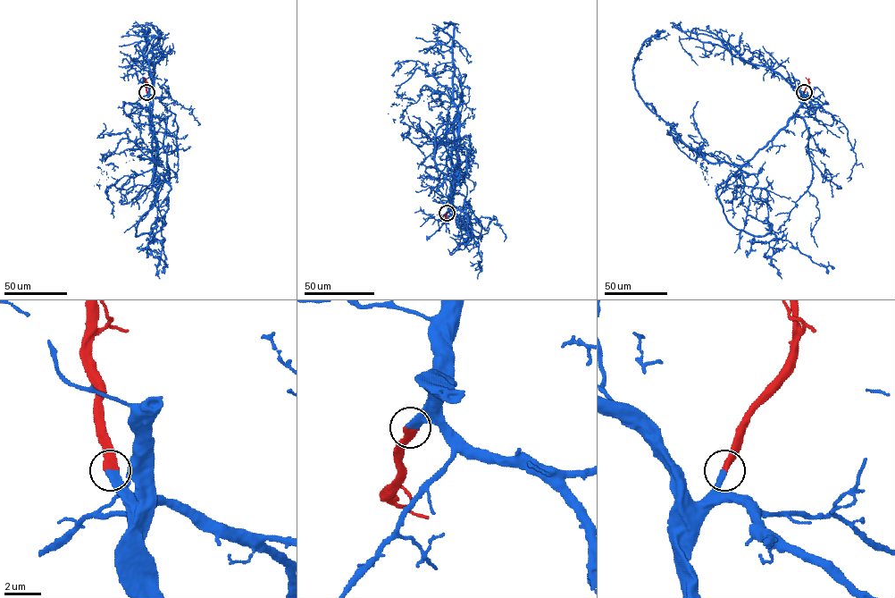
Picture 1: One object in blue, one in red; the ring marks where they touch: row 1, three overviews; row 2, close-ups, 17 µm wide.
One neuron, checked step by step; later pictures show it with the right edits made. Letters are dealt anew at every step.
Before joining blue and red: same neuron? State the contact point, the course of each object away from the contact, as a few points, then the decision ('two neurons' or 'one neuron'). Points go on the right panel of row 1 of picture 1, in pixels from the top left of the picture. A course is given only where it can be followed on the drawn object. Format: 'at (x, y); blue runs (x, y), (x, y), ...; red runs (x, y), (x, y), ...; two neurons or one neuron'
at (804, 92); blue runs (804, 92), (788, 124), (748, 162), (711, 163), (635, 88), (633, 65), (640, 46), (658, 37); red runs (804, 92), (808, 83), (806, 78); one neuron

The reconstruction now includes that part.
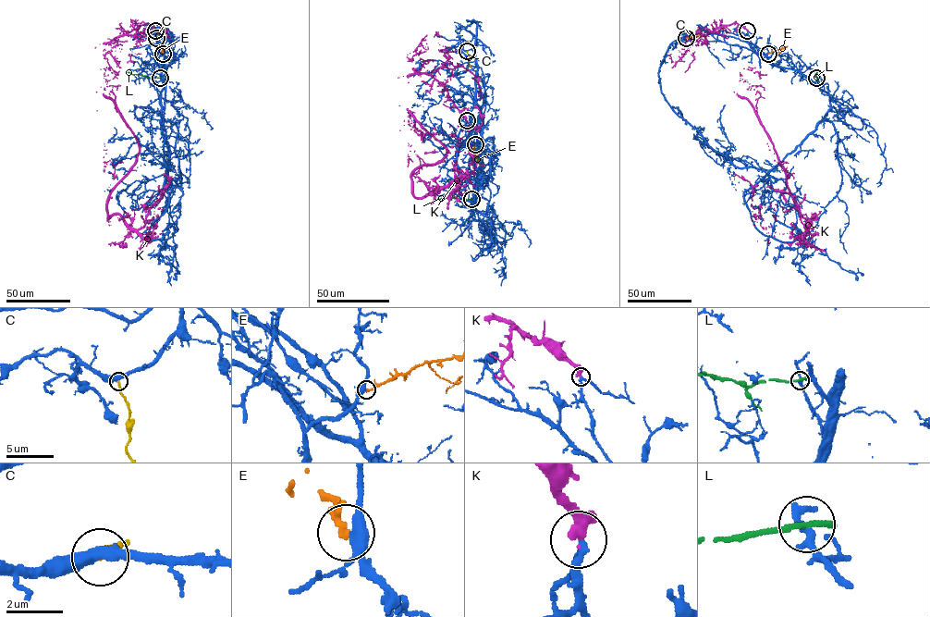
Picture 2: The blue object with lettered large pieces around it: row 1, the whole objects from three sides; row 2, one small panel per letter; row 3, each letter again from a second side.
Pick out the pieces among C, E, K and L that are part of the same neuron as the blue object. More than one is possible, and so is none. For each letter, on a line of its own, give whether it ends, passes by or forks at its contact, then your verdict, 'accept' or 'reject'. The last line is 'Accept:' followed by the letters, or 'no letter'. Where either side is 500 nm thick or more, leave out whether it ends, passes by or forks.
C: it ends | reject
E: it ends | accept
K: it ends | reject
L: it ends | reject
Accept: E

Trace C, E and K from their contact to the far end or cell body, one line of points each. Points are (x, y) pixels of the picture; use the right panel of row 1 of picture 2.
C: (686, 38), (700, 36)
E: (768, 54), (786, 46)
K: (747, 30), (723, 25), (705, 41), (755, 86), (794, 203), (815, 215), (807, 231), (766, 233), (734, 174)

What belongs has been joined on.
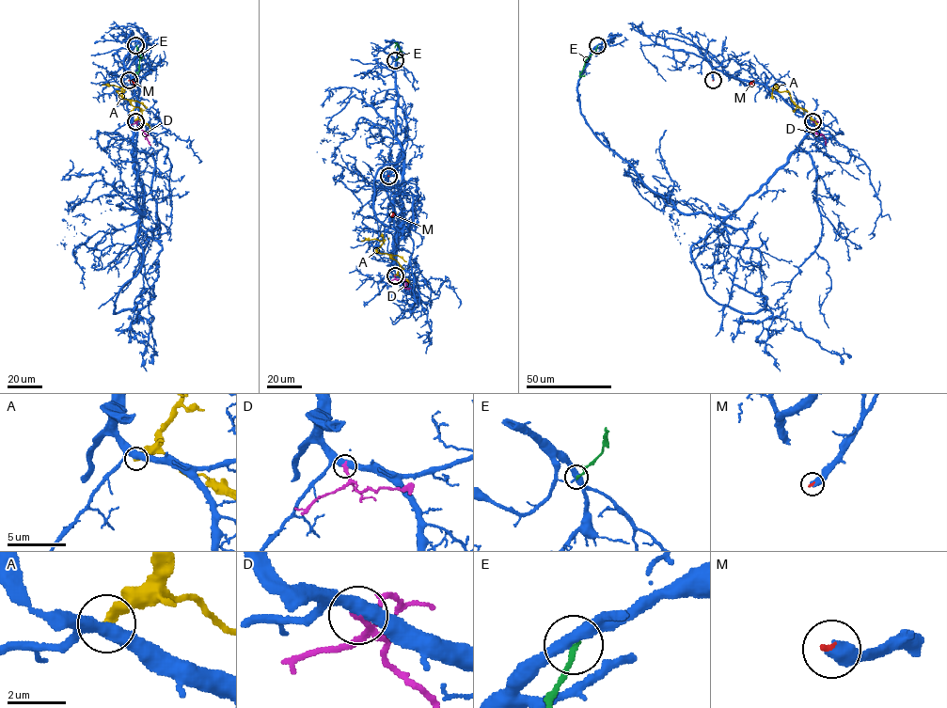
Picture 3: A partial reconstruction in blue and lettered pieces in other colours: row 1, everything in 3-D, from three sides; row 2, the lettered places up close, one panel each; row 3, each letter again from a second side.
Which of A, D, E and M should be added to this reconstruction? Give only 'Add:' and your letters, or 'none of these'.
Add: none of these

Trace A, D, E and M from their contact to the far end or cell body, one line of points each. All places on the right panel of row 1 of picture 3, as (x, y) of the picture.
A: (812, 120), (809, 113), (796, 106), (789, 92), (777, 89), (778, 85)
D: (812, 121), (816, 124), (816, 132), (824, 135), (825, 145)
E: (597, 45), (585, 60), (579, 73), (584, 75)
M: (713, 80), (749, 83), (753, 80)

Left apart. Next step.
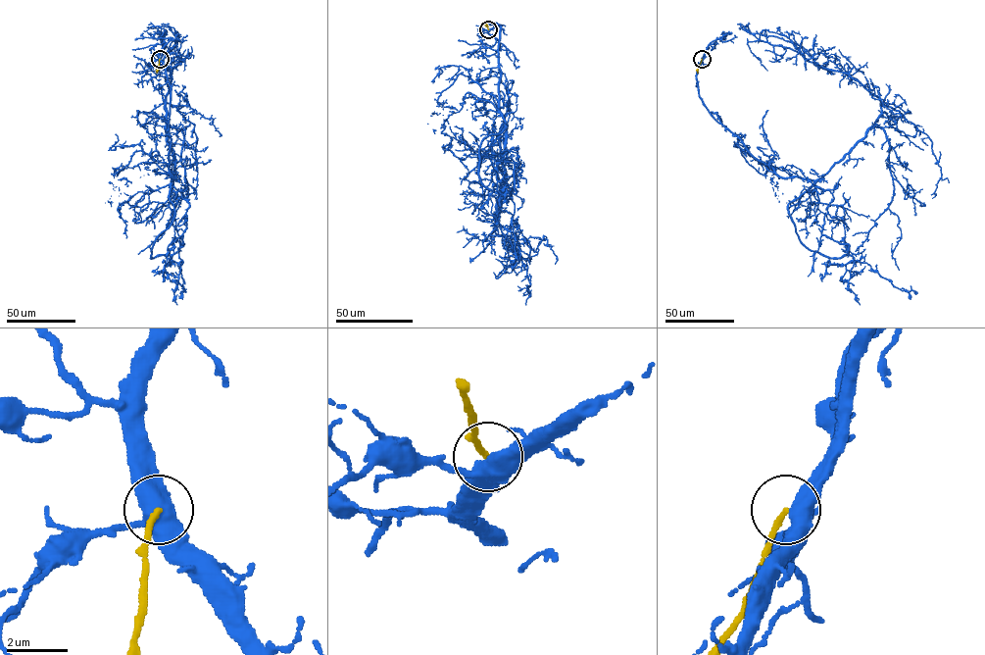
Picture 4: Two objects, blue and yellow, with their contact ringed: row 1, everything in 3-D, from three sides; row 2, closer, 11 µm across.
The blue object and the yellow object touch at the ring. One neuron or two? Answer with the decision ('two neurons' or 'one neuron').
two neurons

